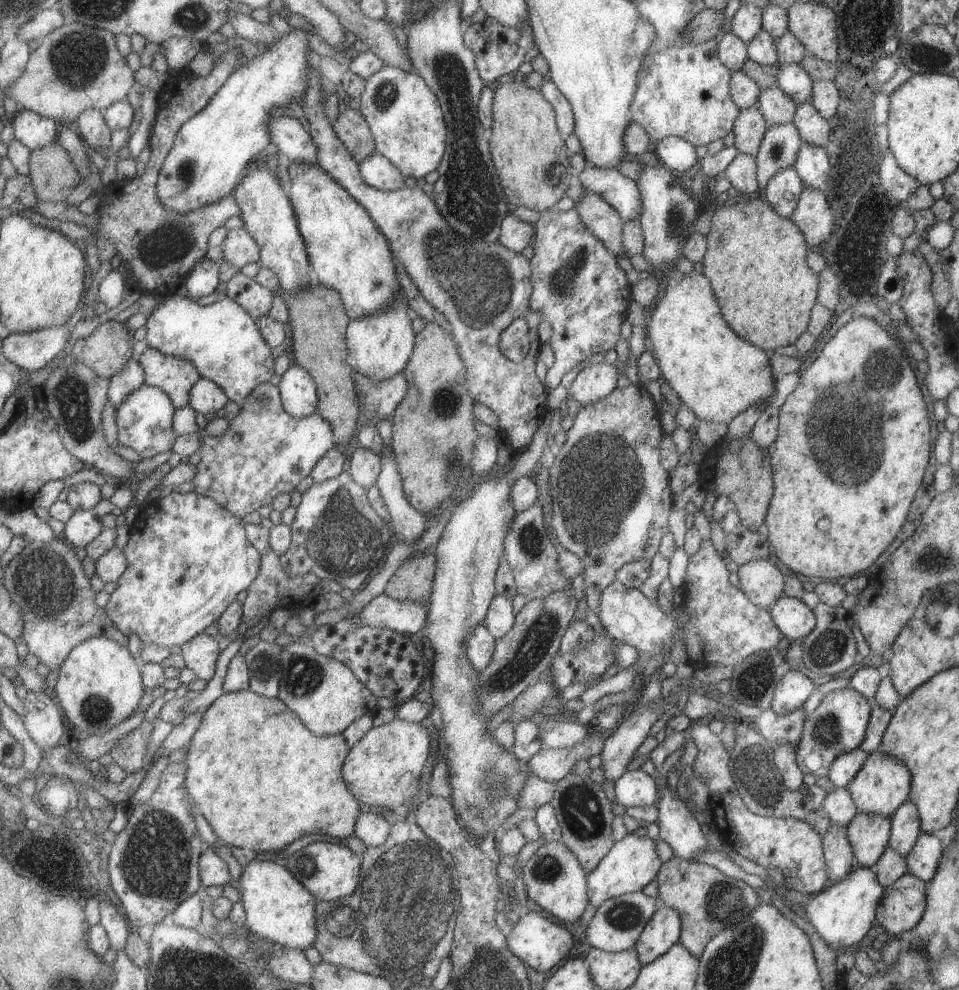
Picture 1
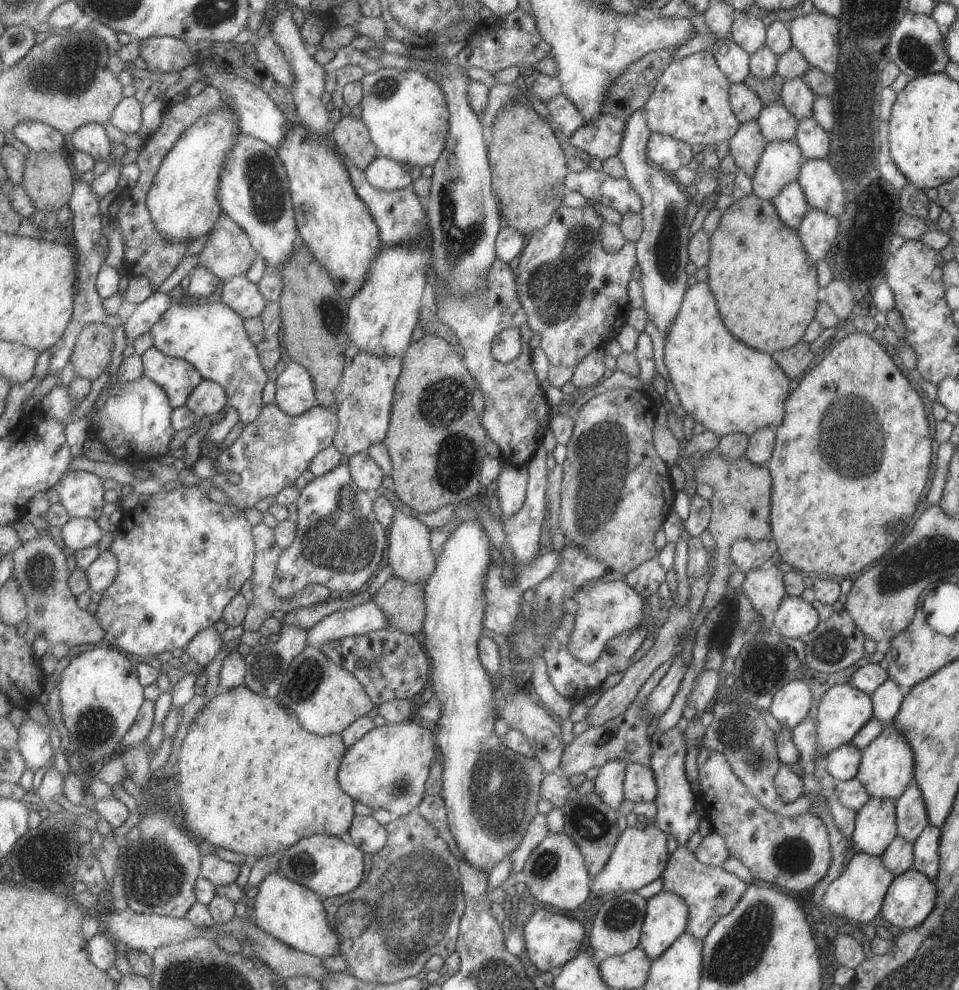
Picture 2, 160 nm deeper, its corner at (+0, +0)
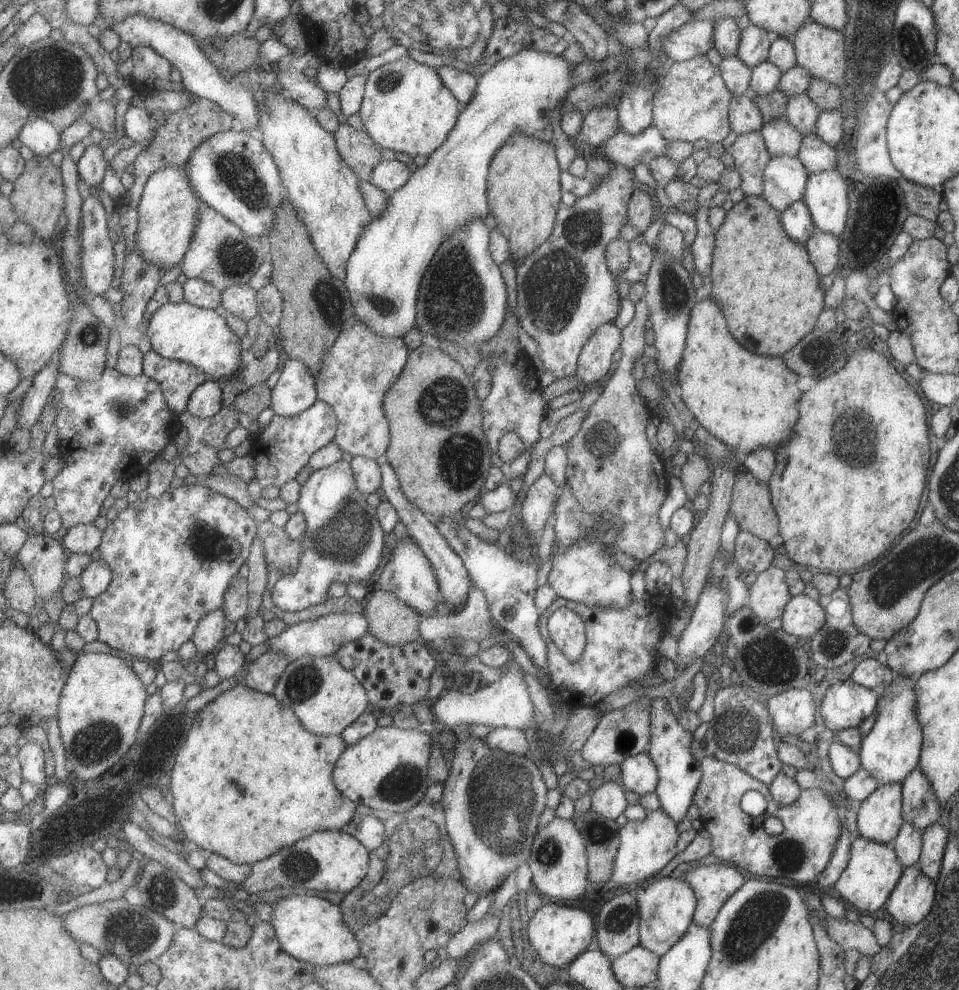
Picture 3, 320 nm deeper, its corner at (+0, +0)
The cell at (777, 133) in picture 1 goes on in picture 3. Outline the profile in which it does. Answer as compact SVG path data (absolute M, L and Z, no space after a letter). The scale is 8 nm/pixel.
M770 156L763 168L760 197L781 213L793 202L802 200L807 174L795 156Z

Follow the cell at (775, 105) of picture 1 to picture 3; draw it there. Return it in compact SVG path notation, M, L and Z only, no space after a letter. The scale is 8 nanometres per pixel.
M783 117L765 122L758 132L770 156L785 154L798 157L802 135Z

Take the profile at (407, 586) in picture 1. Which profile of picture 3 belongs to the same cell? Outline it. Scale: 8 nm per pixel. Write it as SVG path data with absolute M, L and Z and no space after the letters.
M381 588L375 589L368 596L365 607L364 613L369 623L368 632L385 644L404 645L421 638L419 623L423 616L417 609L402 601L395 593Z

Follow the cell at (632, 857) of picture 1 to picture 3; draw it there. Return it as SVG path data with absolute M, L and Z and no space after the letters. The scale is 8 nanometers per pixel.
M661 808L646 812L643 820L627 821L618 829L619 846L613 861L613 872L609 880L617 886L629 889L636 886L637 882L656 876L659 870L678 853L676 842L678 828L676 822Z

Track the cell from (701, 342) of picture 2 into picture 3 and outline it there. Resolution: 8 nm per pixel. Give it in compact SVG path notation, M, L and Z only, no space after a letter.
M710 297L697 300L689 312L685 348L679 370L675 372L679 396L692 417L722 446L739 456L755 448L779 447L789 436L798 418L797 400L802 392L795 386L797 374L791 372L782 357L766 357L749 352L731 336L725 318Z

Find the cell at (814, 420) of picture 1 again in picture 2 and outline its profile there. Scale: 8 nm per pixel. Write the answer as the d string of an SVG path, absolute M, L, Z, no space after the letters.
M861 328L847 334L845 338L835 343L821 362L805 372L800 378L797 388L787 396L787 400L783 404L783 420L776 427L773 452L766 465L772 481L769 528L772 540L777 544L776 552L781 557L781 561L799 571L813 572L816 575L854 577L865 566L879 560L898 542L901 532L911 521L919 496L925 488L929 462L931 462L932 442L929 438L929 422L925 416L923 402L917 396L917 392L911 388L901 370L887 356L884 345L877 344L869 335L868 330Z

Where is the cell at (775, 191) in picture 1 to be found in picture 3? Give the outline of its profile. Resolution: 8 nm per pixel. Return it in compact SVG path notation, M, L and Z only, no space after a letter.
M802 200L793 202L791 206L787 206L778 216L785 234L791 240L795 240L795 242L799 242L803 246L809 240L809 236L815 232L814 222Z

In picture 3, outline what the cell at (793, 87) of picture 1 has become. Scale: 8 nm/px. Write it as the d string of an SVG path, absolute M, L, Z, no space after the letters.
M806 94L787 96L784 119L802 136L815 130L815 120L819 116L819 108L811 102Z

